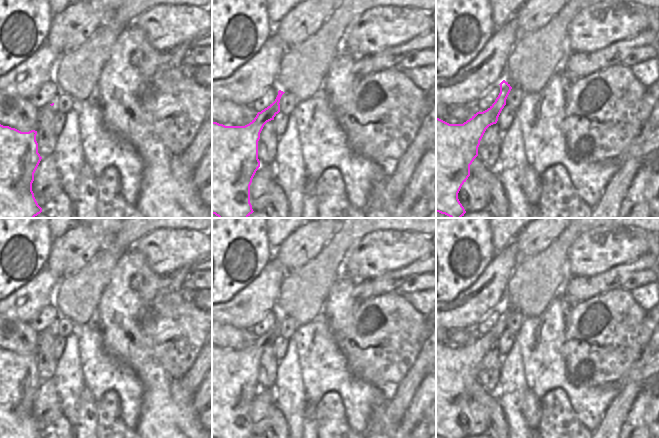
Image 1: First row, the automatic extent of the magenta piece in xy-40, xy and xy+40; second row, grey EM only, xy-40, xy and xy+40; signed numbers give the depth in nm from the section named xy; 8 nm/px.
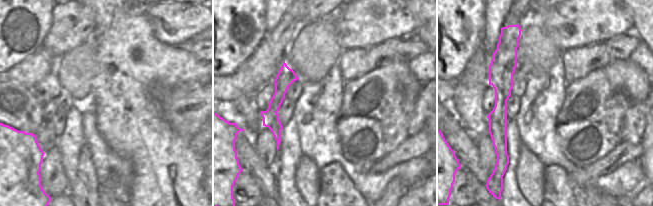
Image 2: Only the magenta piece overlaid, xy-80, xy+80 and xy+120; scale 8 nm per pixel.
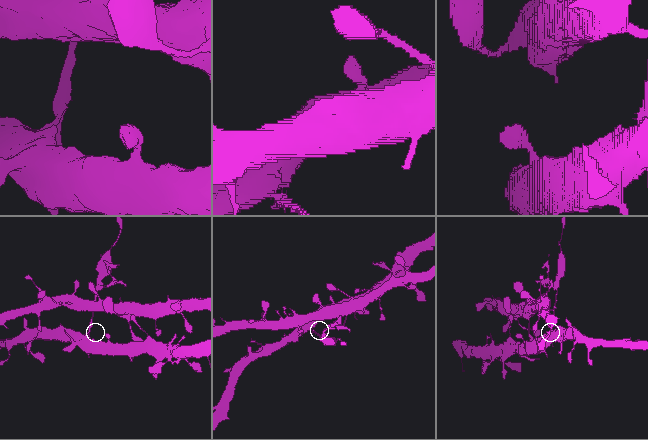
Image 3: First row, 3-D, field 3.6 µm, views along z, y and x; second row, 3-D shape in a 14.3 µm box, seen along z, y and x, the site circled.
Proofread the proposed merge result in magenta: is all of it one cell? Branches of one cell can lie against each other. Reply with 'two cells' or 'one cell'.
two cells

